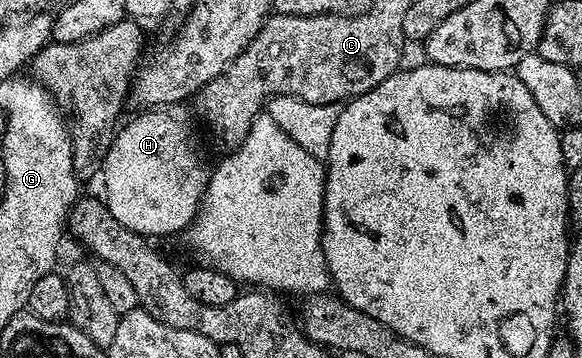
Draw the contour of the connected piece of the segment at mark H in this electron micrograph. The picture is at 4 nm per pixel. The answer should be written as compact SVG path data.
M184 103L153 106L141 110L134 120L126 119L118 127L103 162L105 207L120 224L127 226L127 230L135 230L146 238L169 236L172 232L184 233L196 218L201 200L205 197L205 187L209 185L210 169L205 168L200 154L193 149L195 120L190 109L188 112L185 107Z

